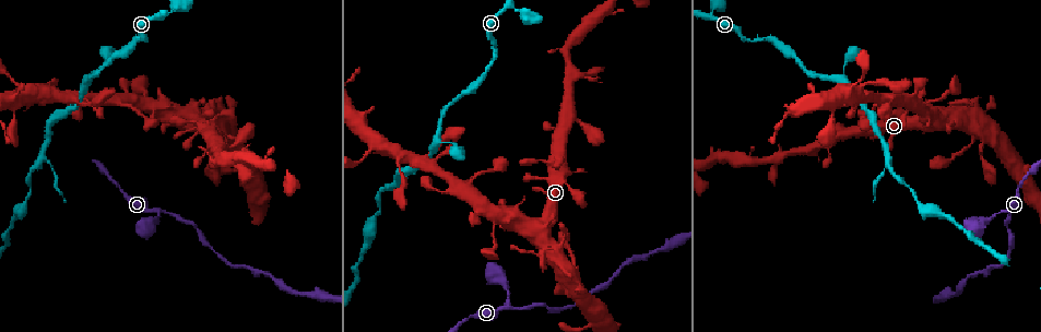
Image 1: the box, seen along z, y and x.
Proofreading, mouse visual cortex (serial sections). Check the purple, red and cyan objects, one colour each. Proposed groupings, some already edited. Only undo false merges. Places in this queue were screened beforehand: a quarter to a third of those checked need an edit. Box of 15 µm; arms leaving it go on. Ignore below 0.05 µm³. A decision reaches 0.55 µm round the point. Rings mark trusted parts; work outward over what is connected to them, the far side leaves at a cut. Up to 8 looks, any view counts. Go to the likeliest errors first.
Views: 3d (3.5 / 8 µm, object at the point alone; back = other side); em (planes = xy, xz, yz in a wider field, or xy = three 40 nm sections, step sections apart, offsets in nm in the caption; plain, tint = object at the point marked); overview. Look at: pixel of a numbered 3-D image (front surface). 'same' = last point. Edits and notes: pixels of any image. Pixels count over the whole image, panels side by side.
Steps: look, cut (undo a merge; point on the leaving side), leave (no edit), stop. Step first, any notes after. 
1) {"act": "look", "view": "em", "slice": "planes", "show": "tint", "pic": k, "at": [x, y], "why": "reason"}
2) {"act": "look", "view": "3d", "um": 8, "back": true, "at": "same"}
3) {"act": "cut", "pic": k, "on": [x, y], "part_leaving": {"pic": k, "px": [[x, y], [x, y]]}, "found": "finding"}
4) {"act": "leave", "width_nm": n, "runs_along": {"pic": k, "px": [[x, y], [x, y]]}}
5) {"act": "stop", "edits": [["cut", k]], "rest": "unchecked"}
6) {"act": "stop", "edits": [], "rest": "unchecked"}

{"act": "look", "view": "3d", "um": 3.5, "pic": 1, "at": [951, 114]}

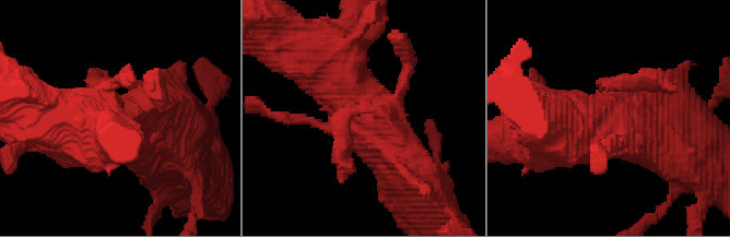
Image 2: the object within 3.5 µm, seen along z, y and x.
{"act": "look", "view": "em", "slice": "xy", "step": 2, "show": "tint", "pic": 2, "at": [375, 111]}

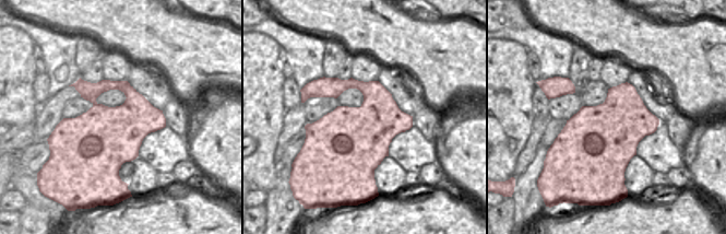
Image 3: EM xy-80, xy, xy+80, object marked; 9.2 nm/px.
{"act": "look", "view": "em", "slice": "xy", "step": 5, "show": "tint", "at": "same", "why": "cut it another way"}

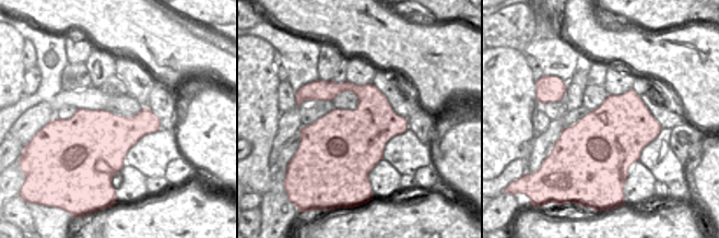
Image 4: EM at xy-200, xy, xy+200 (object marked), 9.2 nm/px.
{"act": "leave", "width_nm": 600, "runs_along": {"pic": 2, "px": [[334, 48], [334, 73], [401, 170]]}, "found": "one cell here"}

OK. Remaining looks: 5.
{"act": "look", "view": "3d", "um": 3.5, "pic": 1, "at": [999, 212], "why": "a narrow waist"}

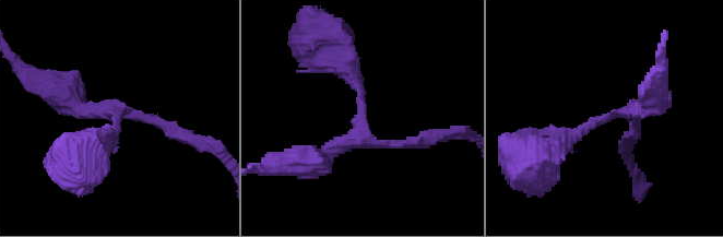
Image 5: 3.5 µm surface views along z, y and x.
{"act": "look", "view": "em", "slice": "xy", "step": 1, "show": "tint", "pic": 5, "at": [117, 119], "arms": 3, "arm_widths_nm": [150, 200, 250], "why": "now the EM"}

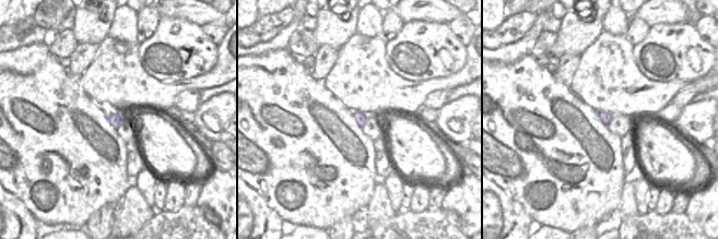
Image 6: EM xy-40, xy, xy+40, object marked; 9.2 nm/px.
{"act": "leave", "width_nm": 110, "runs_along": {"pic": 5, "px": [[653, 104], [594, 120], [549, 151]]}, "found": "one cell here"}

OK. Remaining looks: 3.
{"act": "look", "view": "3d", "um": 3.5, "pic": 1, "at": [509, 4], "why": "three arms meet"}

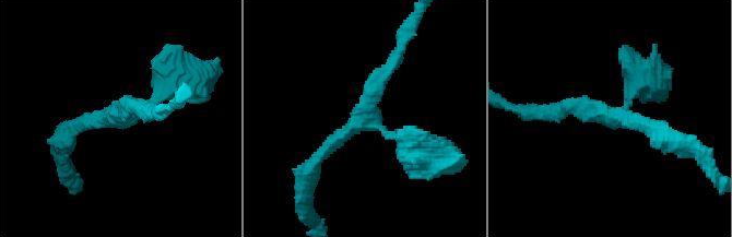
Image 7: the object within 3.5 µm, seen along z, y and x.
{"act": "look", "view": "em", "slice": "xy", "step": 2, "show": "tint", "pic": 7, "at": [610, 118], "arms": 3, "arm_widths_nm": [150, 200, 250], "why": "need the tissue"}

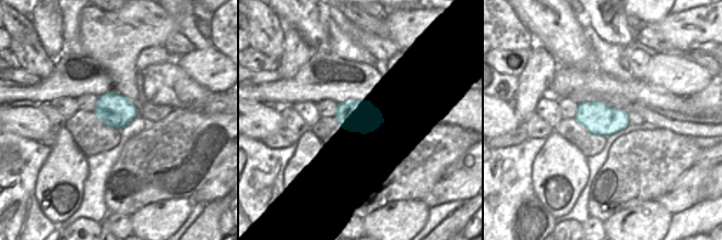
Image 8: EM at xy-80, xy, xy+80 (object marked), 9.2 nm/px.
{"act": "look", "view": "em", "slice": "xy", "step": 1, "show": "tint", "at": "same"}

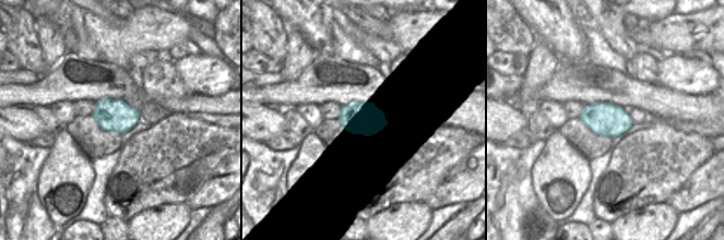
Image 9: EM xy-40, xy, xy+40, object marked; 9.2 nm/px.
{"act": "leave", "width_nm": 300, "runs_along": {"pic": 7, "px": [[65, 138], [136, 118], [172, 78]]}, "found": "all the same cell"}

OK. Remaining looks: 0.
{"act": "stop", "edits": [], "rest": "unchecked"}

